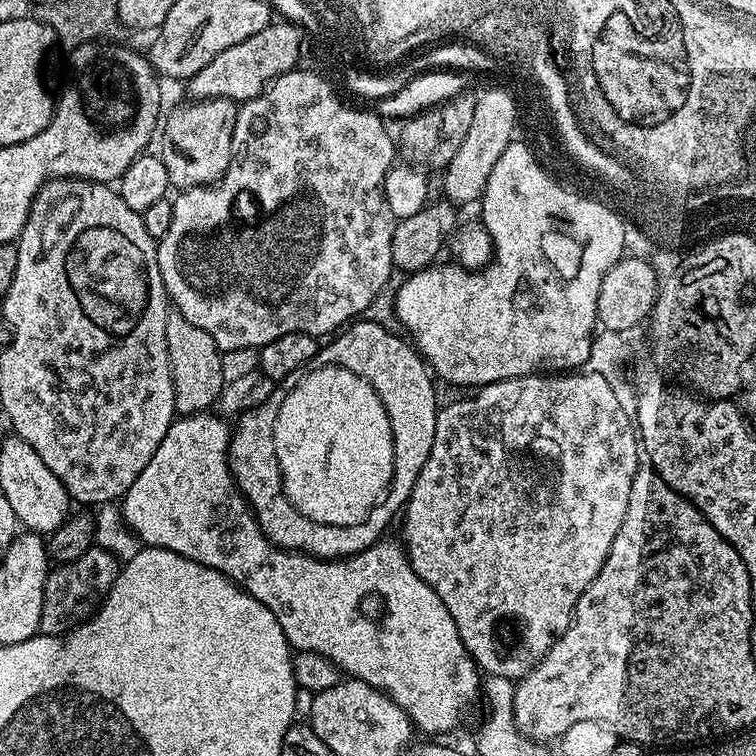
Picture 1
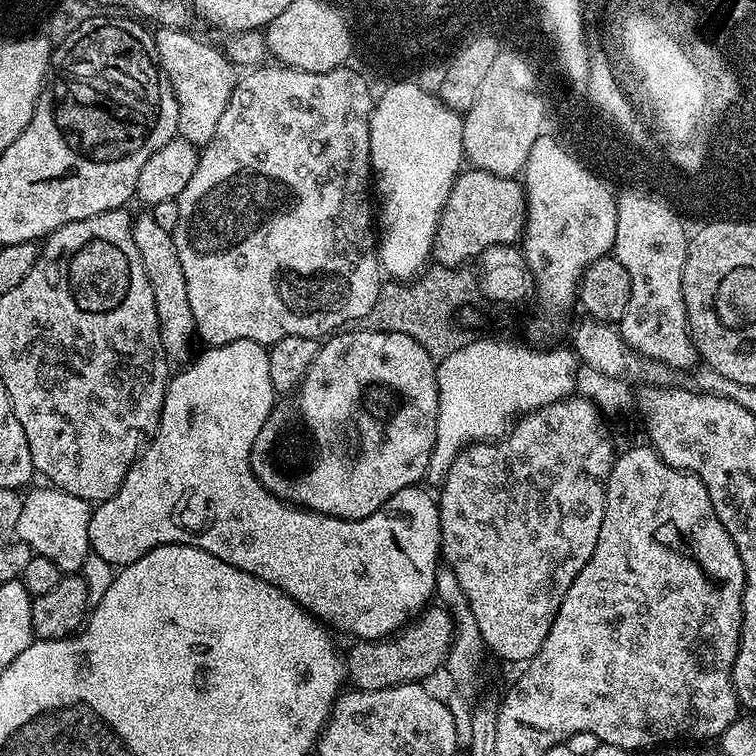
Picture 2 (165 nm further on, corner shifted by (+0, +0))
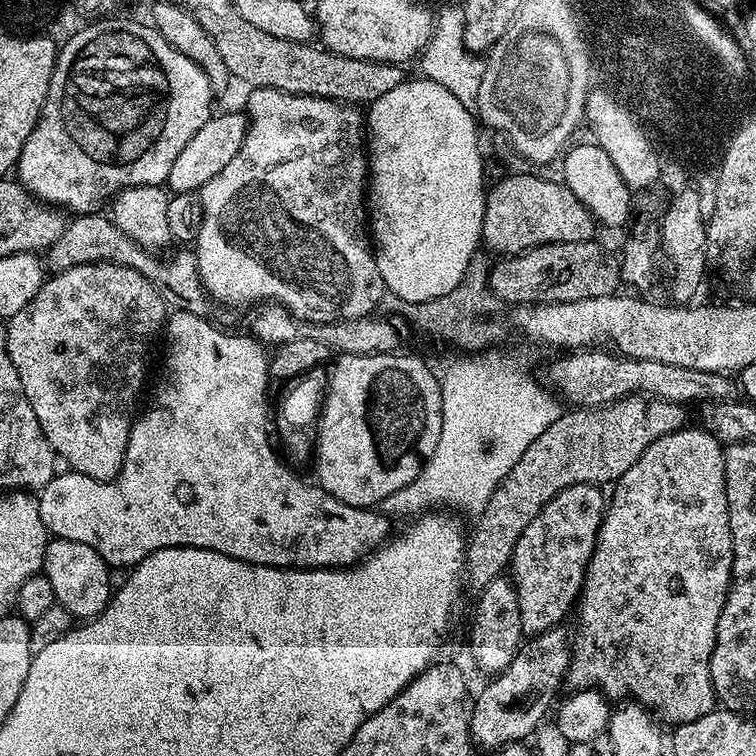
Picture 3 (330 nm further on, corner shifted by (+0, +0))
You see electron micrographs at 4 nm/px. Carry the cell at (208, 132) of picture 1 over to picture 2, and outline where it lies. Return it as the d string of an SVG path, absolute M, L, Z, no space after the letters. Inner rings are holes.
M157 27L154 32L156 56L160 59L160 71L172 84L178 102L178 132L191 144L203 146L214 138L214 130L218 130L218 118L226 111L226 102L230 102L230 94L238 79L237 69L223 51L220 52L212 44L191 36L191 31L183 28Z

